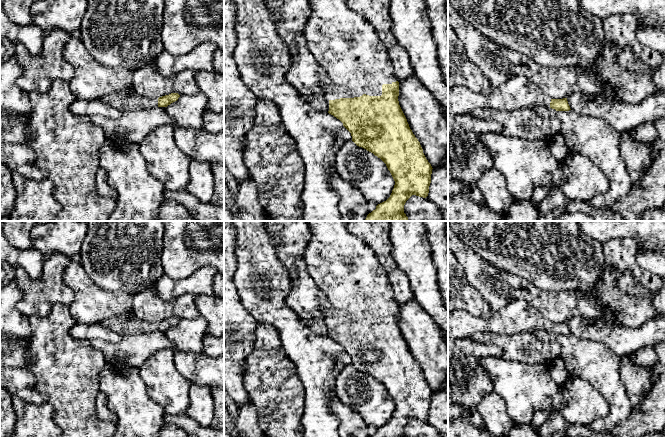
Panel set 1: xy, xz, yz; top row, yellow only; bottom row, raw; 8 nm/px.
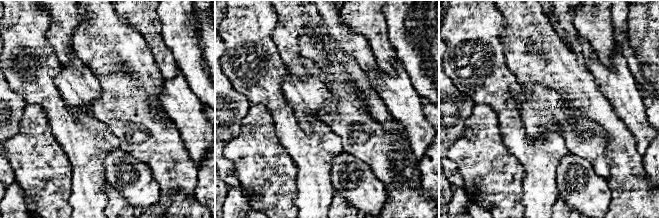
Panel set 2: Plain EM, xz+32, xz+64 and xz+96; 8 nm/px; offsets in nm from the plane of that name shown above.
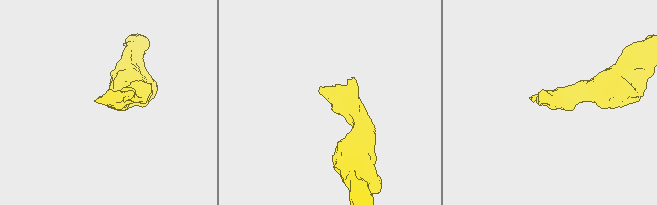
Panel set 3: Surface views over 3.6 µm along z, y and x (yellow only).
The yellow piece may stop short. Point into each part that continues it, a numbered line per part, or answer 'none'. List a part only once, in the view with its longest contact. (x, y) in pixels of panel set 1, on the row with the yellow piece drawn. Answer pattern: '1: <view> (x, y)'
1: xz (346, 47)

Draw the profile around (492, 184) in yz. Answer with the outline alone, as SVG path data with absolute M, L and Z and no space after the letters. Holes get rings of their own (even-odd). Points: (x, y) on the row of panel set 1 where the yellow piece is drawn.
M494 167L485 172L474 184L481 192L488 208L498 214L505 215L514 203L514 198L507 189L505 177Z

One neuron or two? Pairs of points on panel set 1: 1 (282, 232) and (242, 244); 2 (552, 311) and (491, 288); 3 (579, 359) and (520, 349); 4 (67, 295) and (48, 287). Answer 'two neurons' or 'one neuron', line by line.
1: two neurons
2: one neuron
3: two neurons
4: one neuron

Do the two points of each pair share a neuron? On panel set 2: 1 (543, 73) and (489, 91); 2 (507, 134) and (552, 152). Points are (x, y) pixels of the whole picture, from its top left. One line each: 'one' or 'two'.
1: two
2: one

